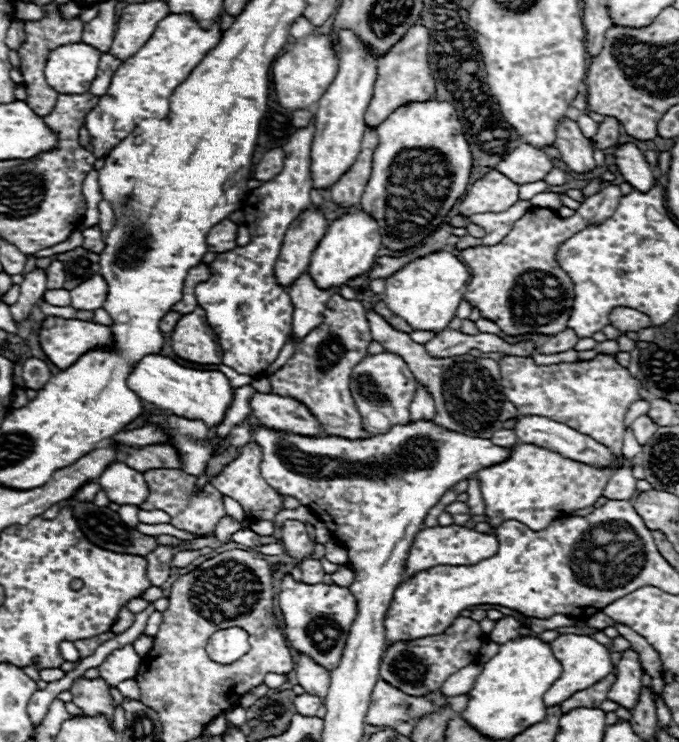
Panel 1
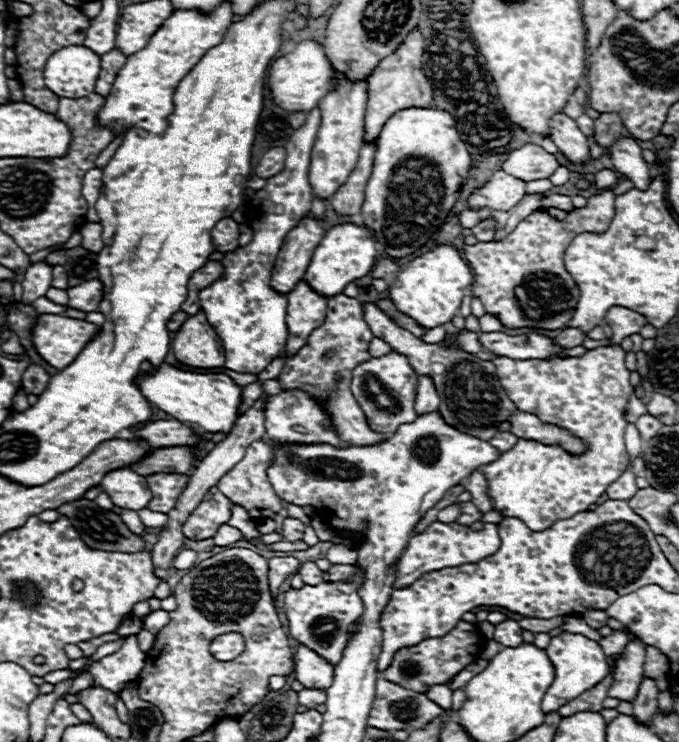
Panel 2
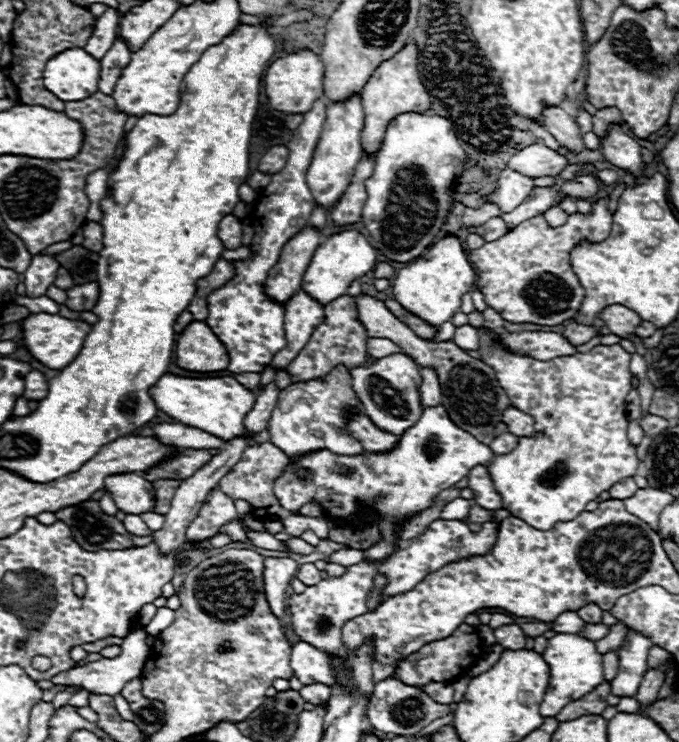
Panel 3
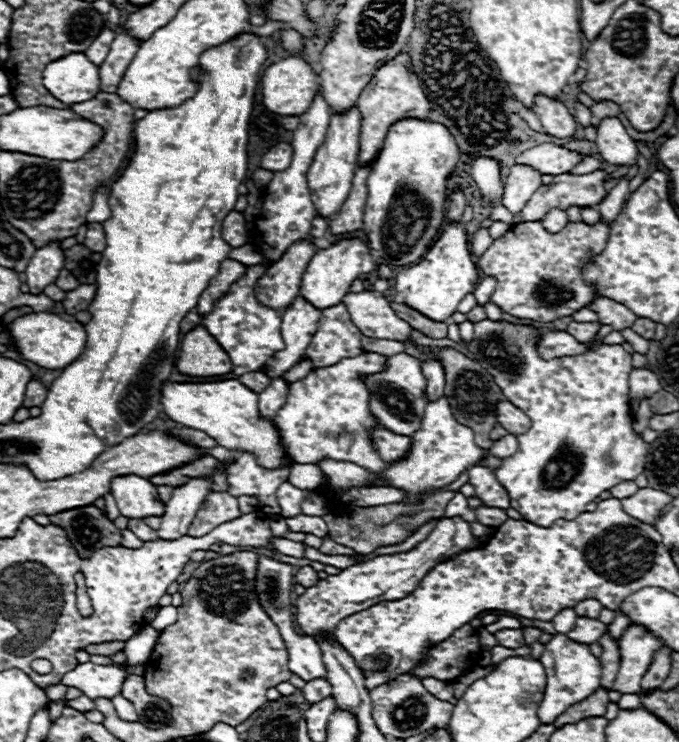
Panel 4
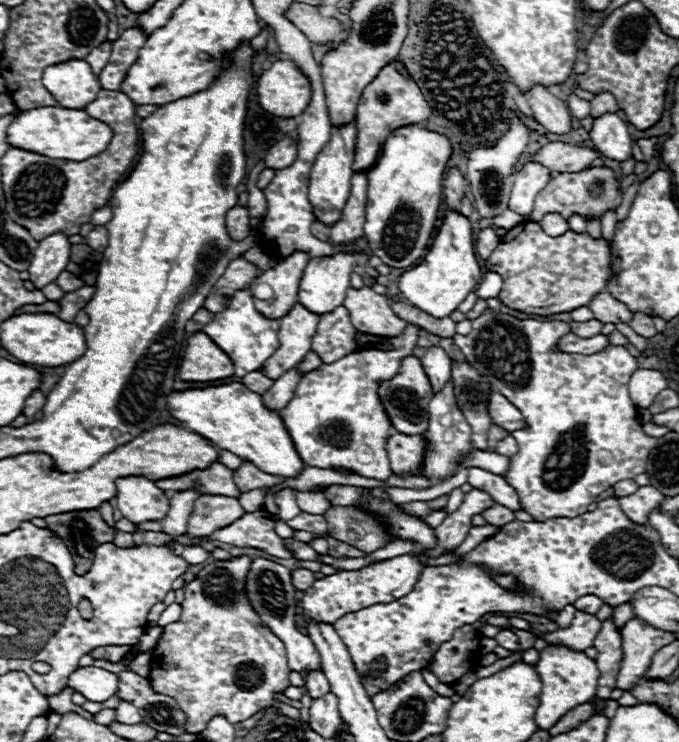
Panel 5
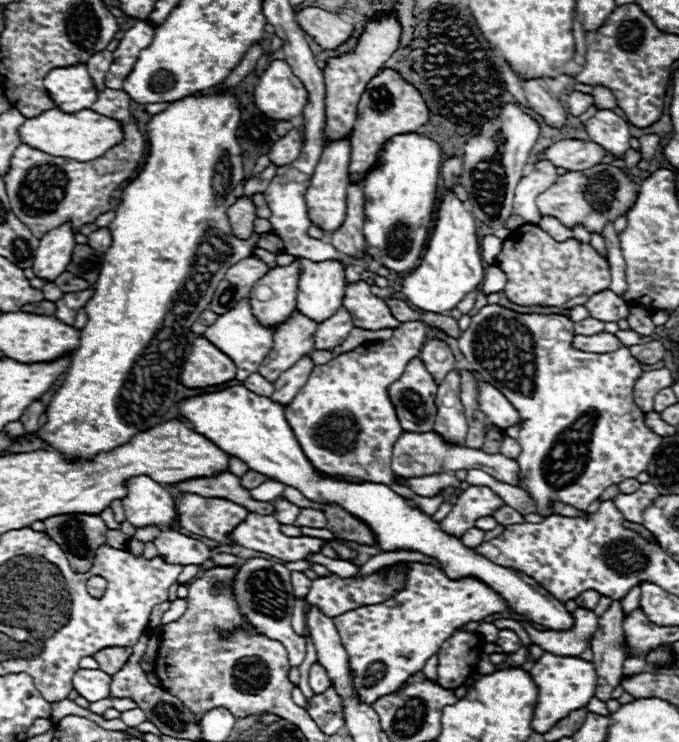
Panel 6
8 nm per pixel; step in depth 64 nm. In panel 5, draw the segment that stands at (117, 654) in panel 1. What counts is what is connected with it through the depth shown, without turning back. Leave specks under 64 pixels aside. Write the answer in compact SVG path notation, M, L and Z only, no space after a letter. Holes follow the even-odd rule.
M154 626L154 628L146 628L146 632L142 634L142 638L138 640L142 652L146 652L148 648L154 648L154 644L160 640L162 636L162 628L160 626ZM84 666L70 674L70 688L80 692L90 702L104 702L106 698L114 696L116 684L118 676L114 672L96 666Z

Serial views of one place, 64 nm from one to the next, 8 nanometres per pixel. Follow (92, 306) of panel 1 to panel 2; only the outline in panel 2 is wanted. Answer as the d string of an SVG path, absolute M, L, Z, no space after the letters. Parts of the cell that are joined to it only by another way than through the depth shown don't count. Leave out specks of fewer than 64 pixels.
M88 280L80 286L68 288L68 306L82 312L94 312L98 304L102 302L102 282L100 280Z

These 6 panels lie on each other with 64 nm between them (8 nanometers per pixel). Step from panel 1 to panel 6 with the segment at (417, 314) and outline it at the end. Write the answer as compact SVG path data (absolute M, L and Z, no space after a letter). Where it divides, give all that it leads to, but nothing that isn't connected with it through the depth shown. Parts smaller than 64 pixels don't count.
M450 190L442 192L438 204L432 234L426 244L426 254L416 270L412 270L404 282L402 292L406 298L426 312L448 312L472 290L478 290L484 280L484 260L480 254L480 242L476 236L476 222L472 212L466 210L464 202Z

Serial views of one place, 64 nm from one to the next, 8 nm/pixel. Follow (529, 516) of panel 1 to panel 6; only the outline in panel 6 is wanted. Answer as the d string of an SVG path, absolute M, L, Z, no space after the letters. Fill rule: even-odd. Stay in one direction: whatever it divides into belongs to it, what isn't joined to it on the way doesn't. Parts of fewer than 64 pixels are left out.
M488 304L472 316L472 324L458 338L460 352L470 368L482 374L492 386L498 386L518 410L520 424L514 428L514 434L506 436L518 440L522 446L518 464L524 480L520 488L530 490L542 516L550 516L546 508L548 500L560 500L586 510L608 486L644 472L654 450L662 444L662 436L646 426L646 414L634 404L634 384L642 376L640 362L626 346L604 354L588 354L574 348L572 326L574 322L560 314L520 314L498 304ZM574 422L578 422L578 428L572 428Z

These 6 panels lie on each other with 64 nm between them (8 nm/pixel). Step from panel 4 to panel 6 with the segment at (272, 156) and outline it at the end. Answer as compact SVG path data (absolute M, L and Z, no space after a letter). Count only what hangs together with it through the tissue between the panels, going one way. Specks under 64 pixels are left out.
M292 128L286 136L282 136L270 150L270 160L276 164L276 166L284 166L284 164L290 164L294 162L298 156L300 156L300 150L302 150L302 142L304 142L304 134L302 134L302 128Z

